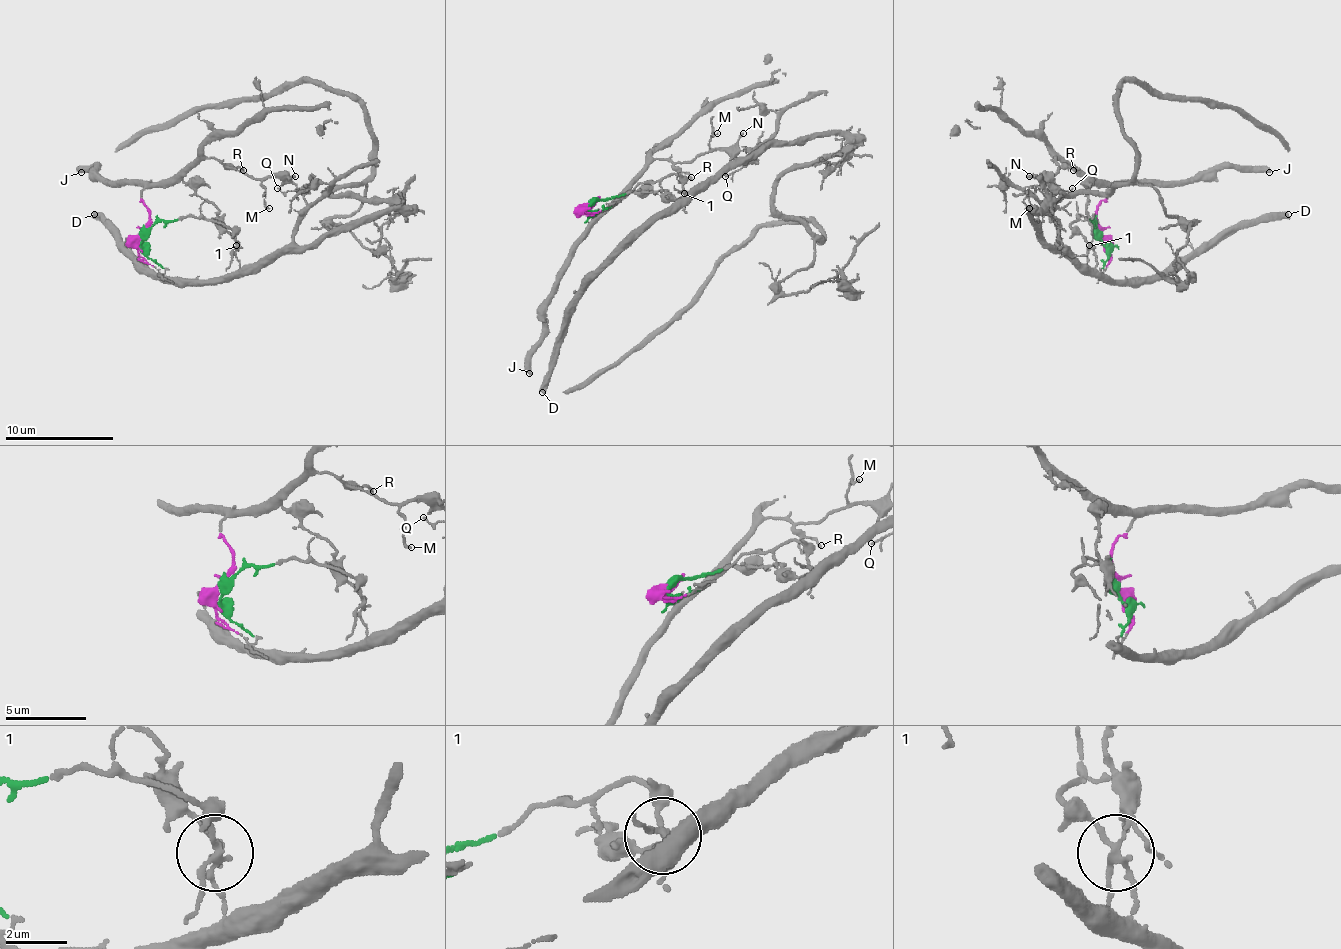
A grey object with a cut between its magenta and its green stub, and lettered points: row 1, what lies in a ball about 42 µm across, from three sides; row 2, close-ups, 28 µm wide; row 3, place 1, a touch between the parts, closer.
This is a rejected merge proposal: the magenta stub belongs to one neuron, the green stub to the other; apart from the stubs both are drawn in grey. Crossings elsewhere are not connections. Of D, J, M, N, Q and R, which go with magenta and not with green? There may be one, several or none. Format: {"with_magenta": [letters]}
{"with_magenta": ["J", "M", "N", "R"]}

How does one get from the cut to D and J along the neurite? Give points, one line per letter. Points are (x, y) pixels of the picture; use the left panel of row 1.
D: (141, 235), (160, 221), (187, 216), (225, 224), (236, 245), (239, 267), (206, 281), (163, 281), (95, 213)
J: (141, 232), (146, 224), (149, 207), (141, 199), (144, 186), (109, 183), (95, 167), (81, 172)

